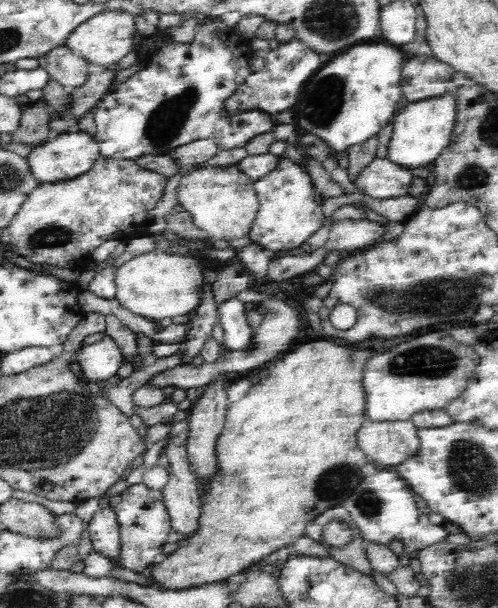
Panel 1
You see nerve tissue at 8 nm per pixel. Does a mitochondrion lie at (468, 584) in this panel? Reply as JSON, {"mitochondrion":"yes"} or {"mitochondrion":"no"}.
{"mitochondrion":"yes"}

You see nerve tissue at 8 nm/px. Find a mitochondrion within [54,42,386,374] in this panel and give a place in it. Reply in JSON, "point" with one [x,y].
{"point":[163,126]}

